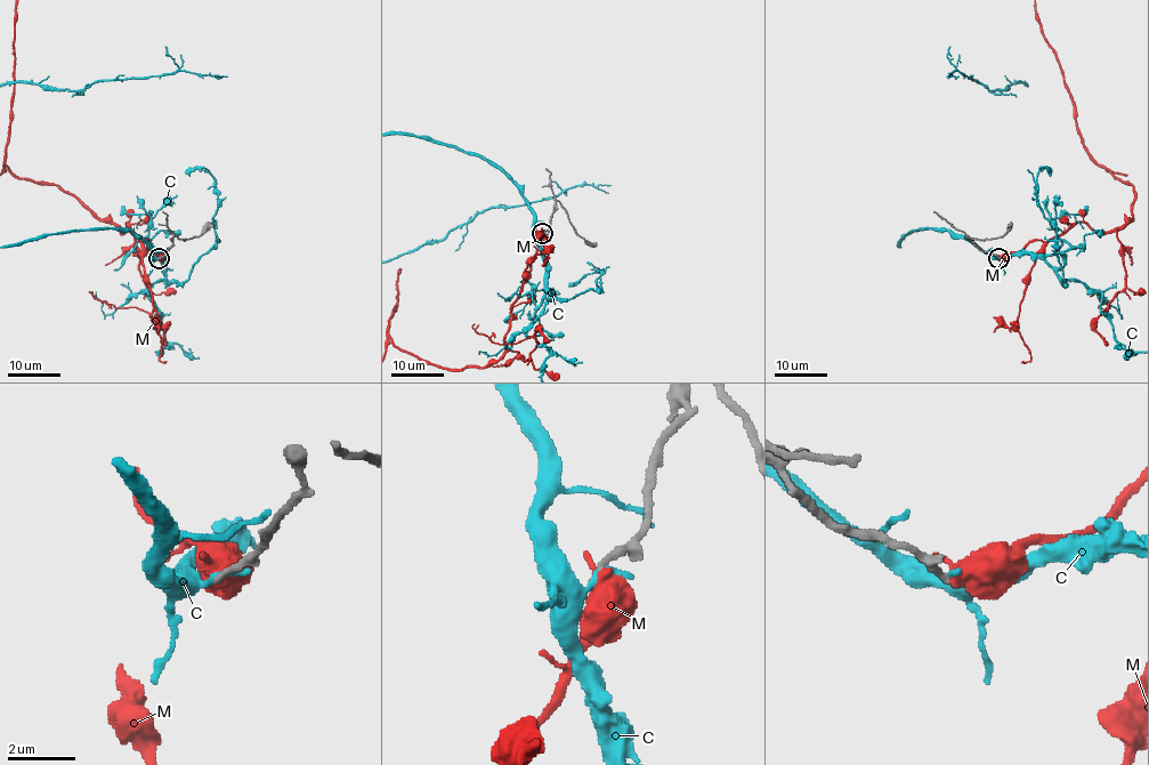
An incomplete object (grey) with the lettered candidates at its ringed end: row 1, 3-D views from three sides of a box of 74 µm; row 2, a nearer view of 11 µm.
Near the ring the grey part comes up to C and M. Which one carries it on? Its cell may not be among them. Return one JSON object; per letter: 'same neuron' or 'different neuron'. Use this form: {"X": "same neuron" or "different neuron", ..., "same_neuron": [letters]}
{"C": "different neuron", "M": "different neuron", "same_neuron": []}

